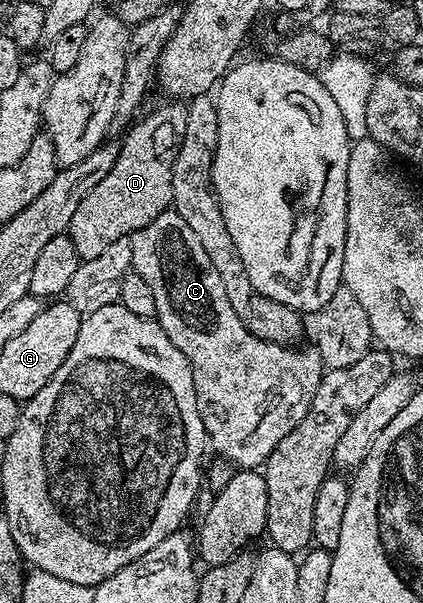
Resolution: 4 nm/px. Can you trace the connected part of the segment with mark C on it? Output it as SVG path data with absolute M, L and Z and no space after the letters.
M169 207L150 219L150 223L132 234L130 240L132 269L142 275L142 279L150 283L150 291L154 291L155 320L159 321L174 347L182 351L182 355L188 354L188 345L196 345L196 349L192 349L192 353L196 353L196 365L200 365L200 357L204 357L204 361L212 361L212 377L204 377L204 397L196 397L211 448L213 445L221 458L231 461L237 467L263 466L270 451L274 451L274 447L278 447L278 443L290 435L295 425L302 423L320 378L326 372L324 360L315 348L275 345L258 339L251 333L237 306L226 299L222 279L210 263L206 251L202 251L198 235L190 231L186 219L182 219L182 215L178 215L175 209Z

